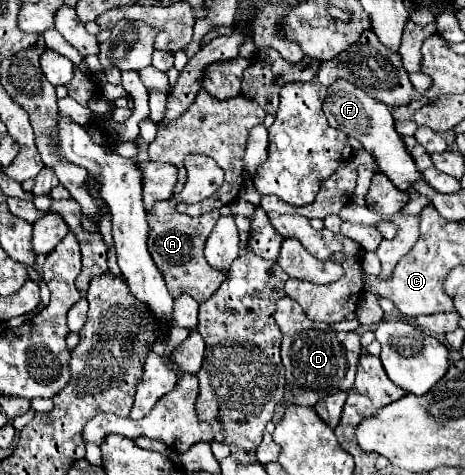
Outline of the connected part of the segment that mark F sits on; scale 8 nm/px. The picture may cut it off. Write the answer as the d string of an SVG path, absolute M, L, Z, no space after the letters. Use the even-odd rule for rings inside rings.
M338 79L328 87L328 95L324 99L324 113L328 123L334 129L362 143L362 147L378 161L378 167L382 169L382 173L390 181L394 181L394 185L398 185L402 191L410 191L410 183L414 183L420 177L420 171L414 165L414 159L406 153L402 137L394 129L392 113L384 103L374 101L370 95L366 95L362 89L358 89L350 81Z

